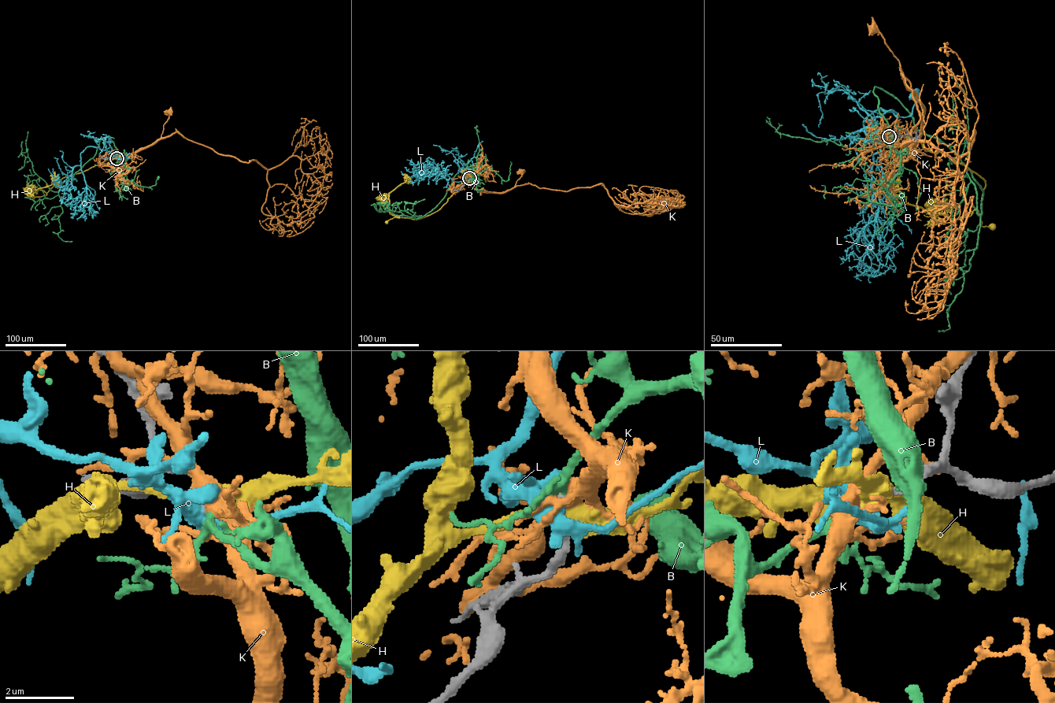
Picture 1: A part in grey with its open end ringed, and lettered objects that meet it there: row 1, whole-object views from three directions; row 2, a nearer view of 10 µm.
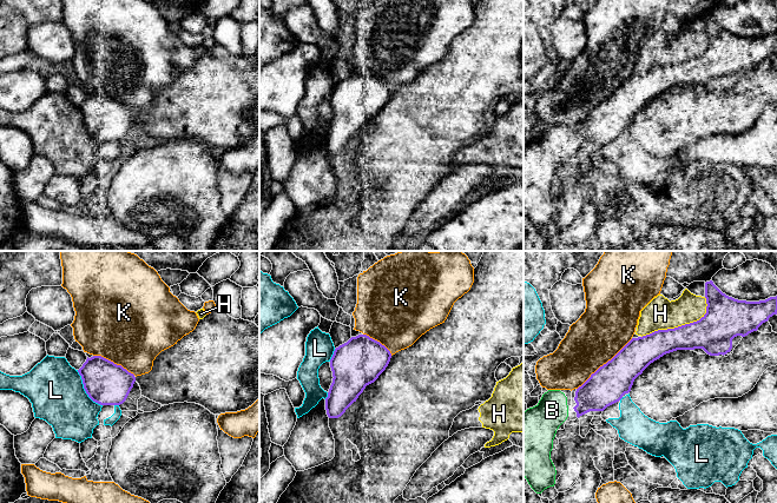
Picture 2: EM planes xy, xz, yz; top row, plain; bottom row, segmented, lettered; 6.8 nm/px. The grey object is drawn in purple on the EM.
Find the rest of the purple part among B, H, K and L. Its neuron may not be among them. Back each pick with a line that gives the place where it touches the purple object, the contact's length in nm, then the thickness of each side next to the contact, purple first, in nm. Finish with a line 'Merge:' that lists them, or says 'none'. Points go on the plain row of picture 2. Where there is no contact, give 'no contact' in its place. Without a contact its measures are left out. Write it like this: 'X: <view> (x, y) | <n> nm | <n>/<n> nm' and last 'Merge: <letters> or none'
B: no contact
Merge: B

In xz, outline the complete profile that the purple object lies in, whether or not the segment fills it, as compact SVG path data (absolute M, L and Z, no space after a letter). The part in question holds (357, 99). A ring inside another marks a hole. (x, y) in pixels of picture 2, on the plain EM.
M367 71L351 73L336 84L330 95L334 114L325 134L328 153L341 153L386 106L390 94L390 87Z

